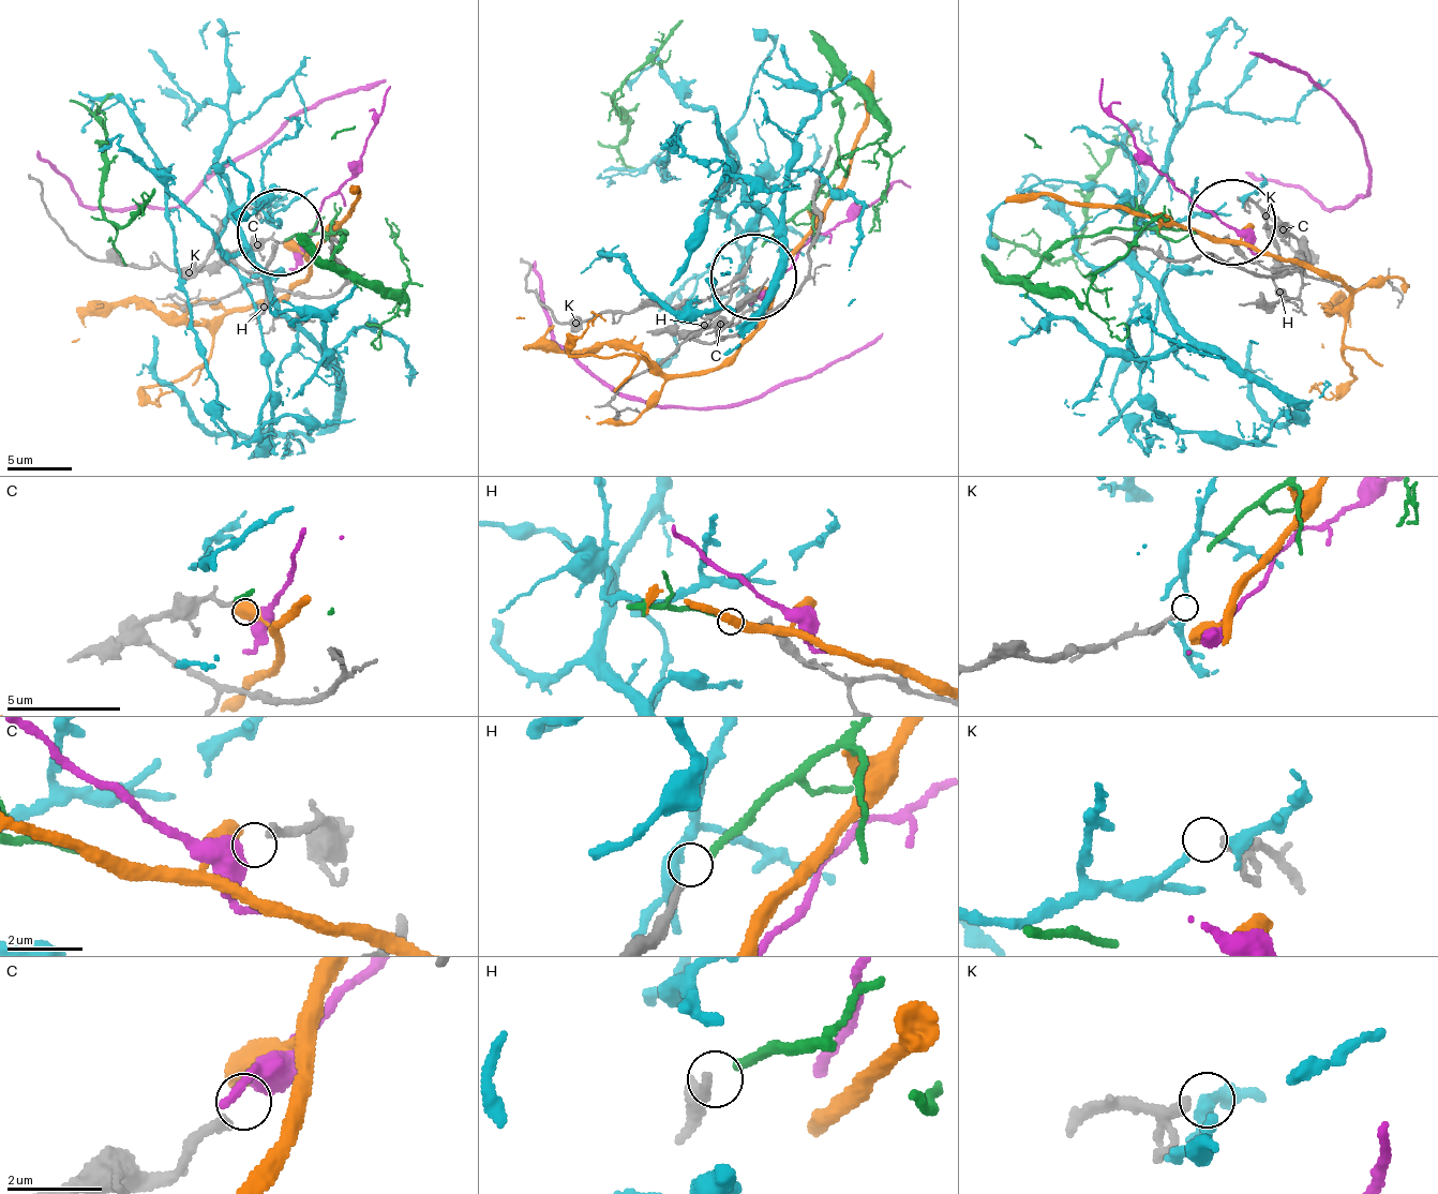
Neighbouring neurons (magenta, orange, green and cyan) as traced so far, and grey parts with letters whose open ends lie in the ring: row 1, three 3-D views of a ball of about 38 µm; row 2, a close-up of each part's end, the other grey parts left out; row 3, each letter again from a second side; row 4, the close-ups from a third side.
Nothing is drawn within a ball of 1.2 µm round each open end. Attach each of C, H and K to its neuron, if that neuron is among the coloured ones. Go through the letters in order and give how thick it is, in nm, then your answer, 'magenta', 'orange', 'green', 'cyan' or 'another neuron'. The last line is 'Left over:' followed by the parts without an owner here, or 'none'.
C: 240 nm thick; another neuron
H: 200 nm thick; green
K: 160 nm thick; another neuron
Left over: C, K

